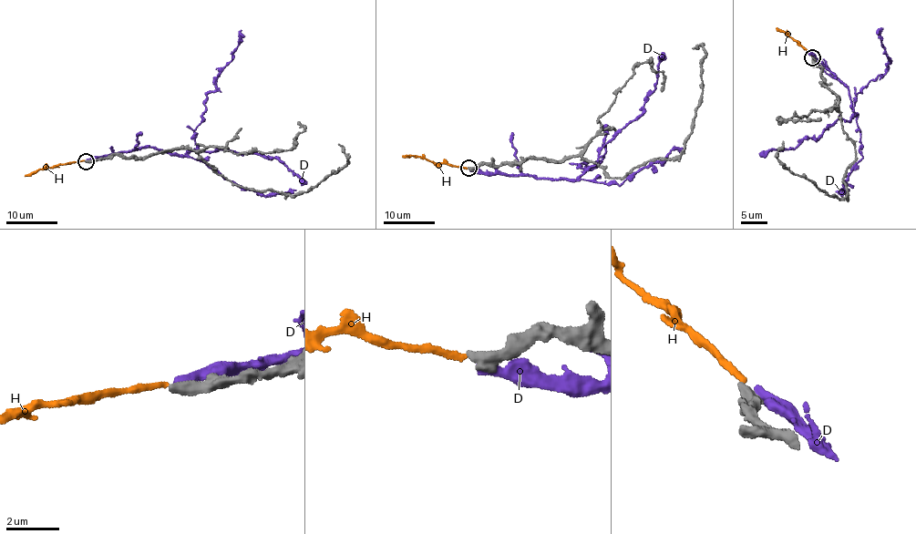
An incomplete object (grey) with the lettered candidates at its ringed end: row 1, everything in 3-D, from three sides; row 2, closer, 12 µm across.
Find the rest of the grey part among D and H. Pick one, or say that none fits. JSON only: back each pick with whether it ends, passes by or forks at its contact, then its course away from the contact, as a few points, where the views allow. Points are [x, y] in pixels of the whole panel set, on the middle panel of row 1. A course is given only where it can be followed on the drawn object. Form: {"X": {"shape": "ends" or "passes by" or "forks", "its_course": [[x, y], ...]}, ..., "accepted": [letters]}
{"accepted": []}

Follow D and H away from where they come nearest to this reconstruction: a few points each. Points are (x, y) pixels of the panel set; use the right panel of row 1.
D: (815, 58), (848, 88), (857, 116), (838, 118), (795, 148), (760, 157)
H: (812, 56), (797, 40), (776, 28)

